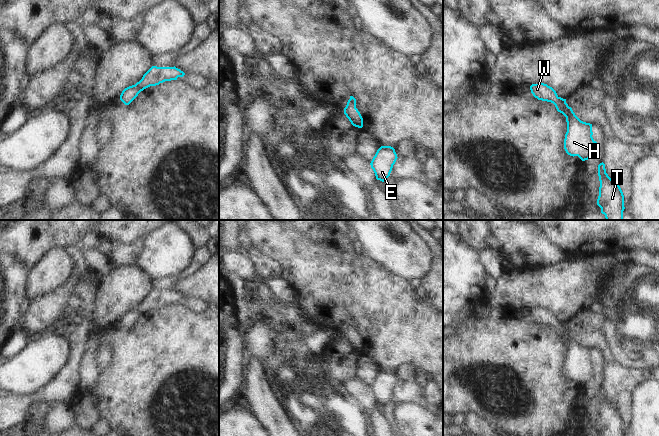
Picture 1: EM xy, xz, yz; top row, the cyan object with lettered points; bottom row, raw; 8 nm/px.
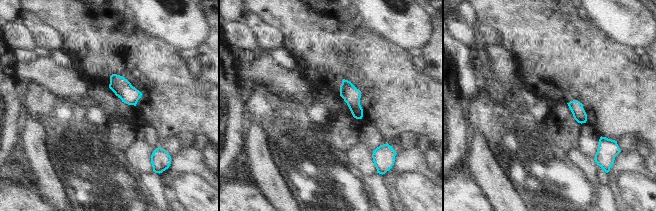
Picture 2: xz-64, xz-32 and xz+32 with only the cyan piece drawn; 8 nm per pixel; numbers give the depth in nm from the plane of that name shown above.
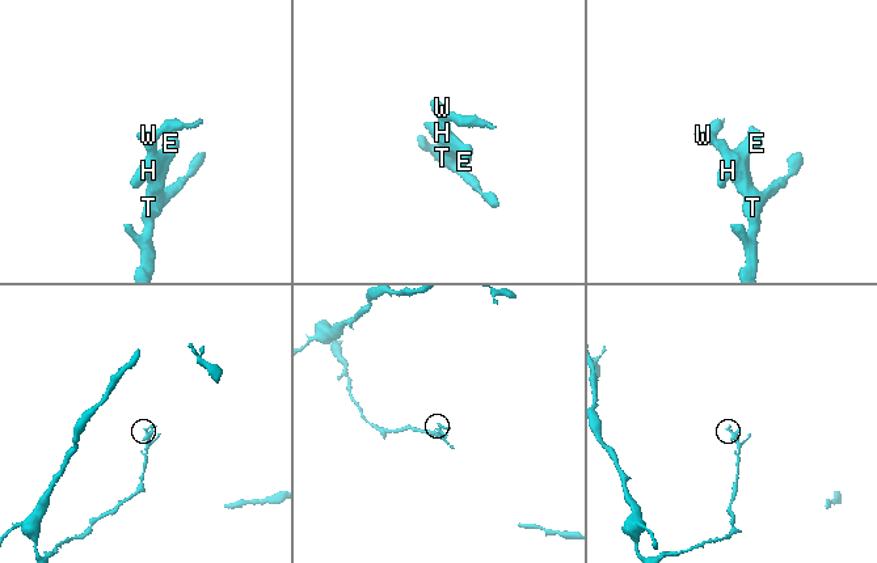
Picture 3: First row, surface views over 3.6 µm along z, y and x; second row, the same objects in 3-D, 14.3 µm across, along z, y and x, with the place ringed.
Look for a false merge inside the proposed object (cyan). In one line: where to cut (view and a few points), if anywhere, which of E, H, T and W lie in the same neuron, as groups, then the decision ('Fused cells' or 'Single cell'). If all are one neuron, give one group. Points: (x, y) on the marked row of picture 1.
No split. Groups: E H T W. Single cell

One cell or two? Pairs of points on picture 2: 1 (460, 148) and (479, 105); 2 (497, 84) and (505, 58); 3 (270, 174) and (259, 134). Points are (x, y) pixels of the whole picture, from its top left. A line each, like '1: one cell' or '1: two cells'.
1: two cells
2: one cell
3: one cell

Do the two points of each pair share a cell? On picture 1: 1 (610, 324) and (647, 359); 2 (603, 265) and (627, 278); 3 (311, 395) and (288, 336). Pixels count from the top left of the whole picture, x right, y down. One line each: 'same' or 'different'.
1: same
2: different
3: same

